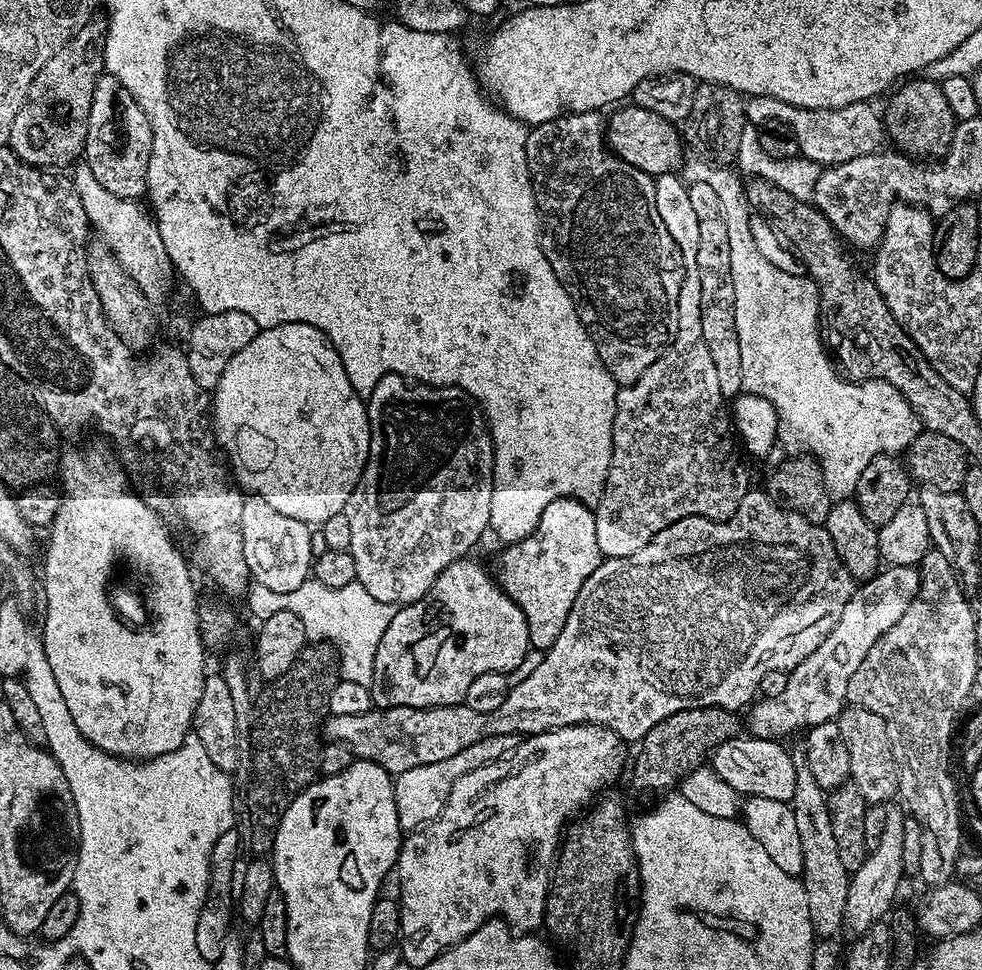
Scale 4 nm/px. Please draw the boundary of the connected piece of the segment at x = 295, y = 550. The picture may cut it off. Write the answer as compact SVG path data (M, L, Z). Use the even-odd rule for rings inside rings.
M252 494L245 499L242 506L242 550L253 581L257 585L260 583L265 593L293 592L310 578L314 559L310 550L311 533L309 525L274 510L266 498Z

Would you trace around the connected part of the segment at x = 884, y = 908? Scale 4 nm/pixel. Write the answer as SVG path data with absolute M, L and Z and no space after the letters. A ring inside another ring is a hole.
M894 806L888 808L886 827L882 830L882 838L878 838L878 846L869 851L866 862L862 862L862 866L858 866L858 870L851 873L848 881L844 928L852 931L852 934L866 931L873 924L883 921L893 911L892 903L896 900L896 887L899 886L900 879L904 876L904 867L906 867L902 854L906 816L899 807L897 808Z

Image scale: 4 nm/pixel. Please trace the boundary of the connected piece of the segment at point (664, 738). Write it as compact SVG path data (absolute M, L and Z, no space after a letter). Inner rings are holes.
M687 708L686 710L678 710L678 714L670 714L670 718L662 718L662 722L658 722L658 726L651 728L648 733L638 741L637 748L640 749L636 752L636 761L634 761L633 764L631 761L630 764L630 772L632 768L633 786L636 788L675 789L685 776L688 776L692 771L705 763L706 757L717 744L741 735L742 720L741 717L739 720L736 716L739 715L733 714L727 708Z

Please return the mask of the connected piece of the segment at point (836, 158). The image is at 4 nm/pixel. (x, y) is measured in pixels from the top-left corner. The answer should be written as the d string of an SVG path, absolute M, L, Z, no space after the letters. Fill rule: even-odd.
M753 96L744 105L744 116L752 124L767 126L778 124L783 126L796 140L796 147L799 155L803 159L812 161L817 166L831 166L850 162L850 158L862 158L866 154L877 151L881 147L880 143L885 143L886 133L884 122L879 111L872 109L871 103L851 104L841 108L795 108L781 100L766 98L765 96Z

